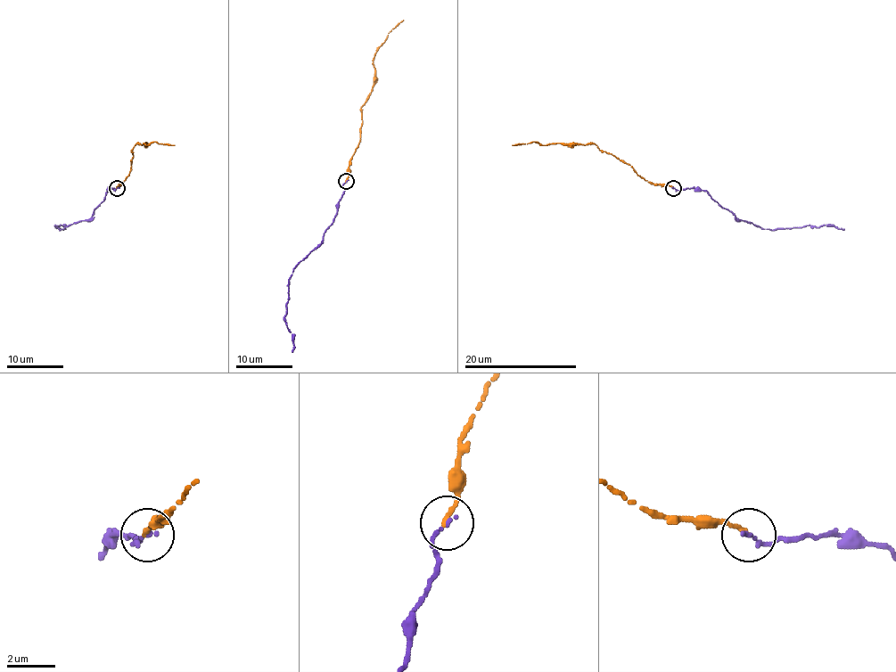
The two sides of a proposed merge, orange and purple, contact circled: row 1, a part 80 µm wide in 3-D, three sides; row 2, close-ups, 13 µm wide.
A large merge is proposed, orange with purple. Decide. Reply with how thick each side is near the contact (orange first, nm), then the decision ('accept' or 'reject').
190/180 nm | accept

